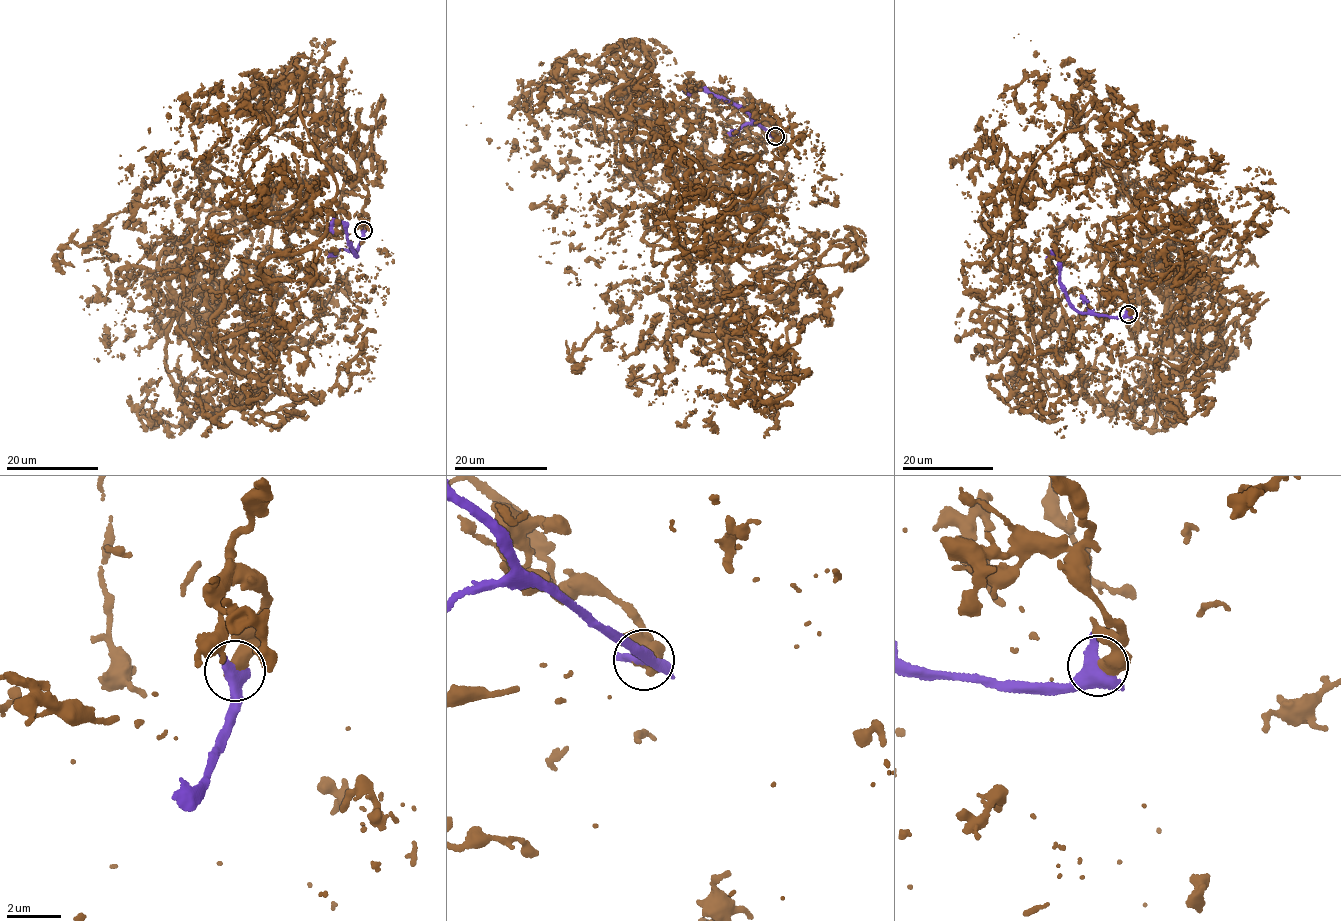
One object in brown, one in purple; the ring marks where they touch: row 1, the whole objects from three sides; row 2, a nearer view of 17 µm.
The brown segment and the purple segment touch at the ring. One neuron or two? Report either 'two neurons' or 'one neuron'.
two neurons

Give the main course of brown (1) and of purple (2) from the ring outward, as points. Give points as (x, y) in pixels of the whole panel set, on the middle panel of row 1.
1: (774, 136), (623, 90), (632, 169), (583, 92), (638, 40), (702, 163), (678, 326), (846, 240), (778, 237)
2: (774, 136), (738, 106), (707, 89), (689, 90)

